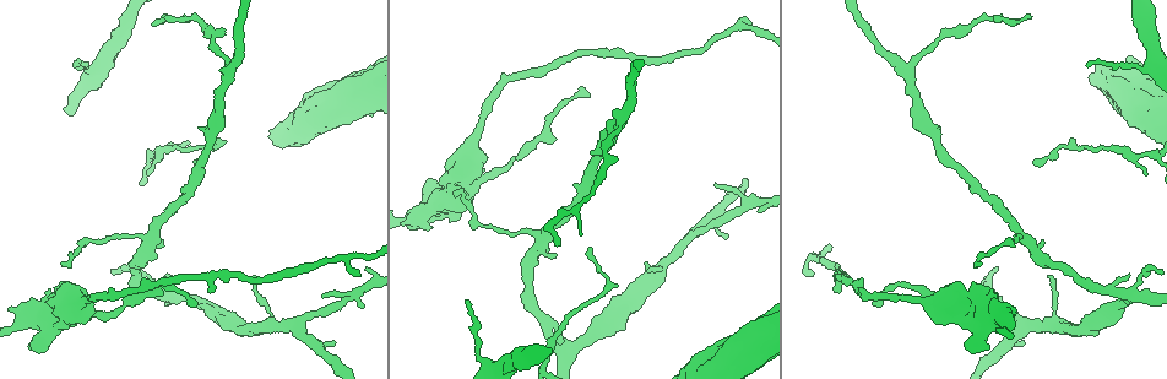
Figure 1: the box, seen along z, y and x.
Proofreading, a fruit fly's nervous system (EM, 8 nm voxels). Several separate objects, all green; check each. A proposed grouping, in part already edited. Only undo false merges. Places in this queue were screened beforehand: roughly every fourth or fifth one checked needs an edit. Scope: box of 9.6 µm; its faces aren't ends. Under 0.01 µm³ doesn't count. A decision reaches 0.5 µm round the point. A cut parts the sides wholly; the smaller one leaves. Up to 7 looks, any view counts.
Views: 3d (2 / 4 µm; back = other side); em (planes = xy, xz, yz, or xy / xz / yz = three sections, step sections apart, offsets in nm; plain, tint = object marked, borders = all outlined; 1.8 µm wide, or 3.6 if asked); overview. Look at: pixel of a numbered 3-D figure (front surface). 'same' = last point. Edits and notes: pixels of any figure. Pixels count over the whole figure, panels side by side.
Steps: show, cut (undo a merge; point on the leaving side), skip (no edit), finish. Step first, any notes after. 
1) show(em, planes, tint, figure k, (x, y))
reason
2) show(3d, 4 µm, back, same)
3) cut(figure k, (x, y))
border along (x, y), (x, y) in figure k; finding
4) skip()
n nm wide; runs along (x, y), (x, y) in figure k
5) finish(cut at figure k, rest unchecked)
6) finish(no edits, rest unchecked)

show(3d, 2 µm, figure 1, (1025, 235))
thick turns thin

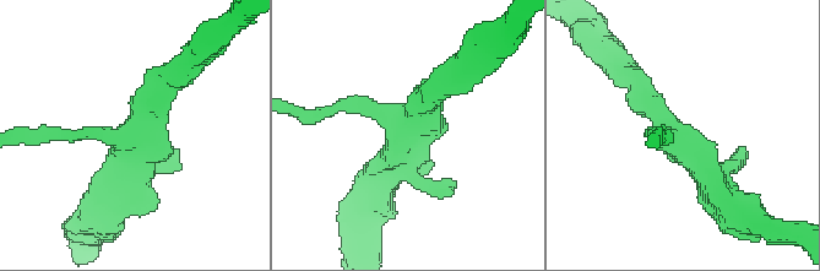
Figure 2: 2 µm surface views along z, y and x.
show(em, yz, step 4, tint, figure 2, (133, 137))
3 arms; shape alone is not enough

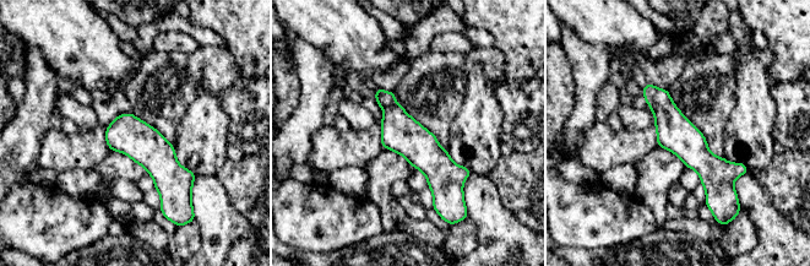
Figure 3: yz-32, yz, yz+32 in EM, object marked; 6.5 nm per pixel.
show(em, planes, tint, same)

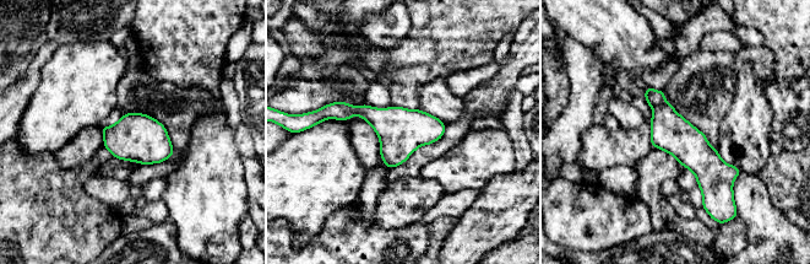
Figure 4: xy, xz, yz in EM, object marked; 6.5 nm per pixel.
skip()
runs along (647, 91), (713, 174), (716, 198) in figure 4; continuous, no second neuron

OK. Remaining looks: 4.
show(3d, 2 µm, figure 1, (153, 157))
a narrow waist

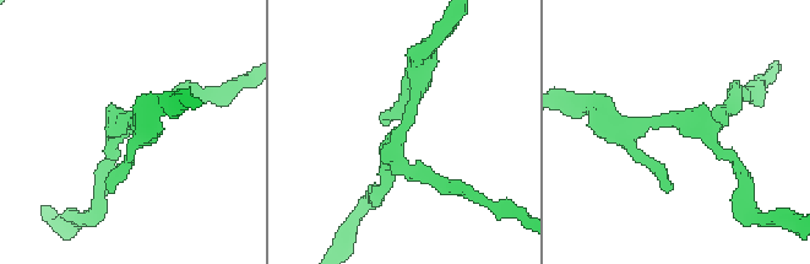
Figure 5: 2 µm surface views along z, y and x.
show(em, planes, tint, figure 5, (676, 122))

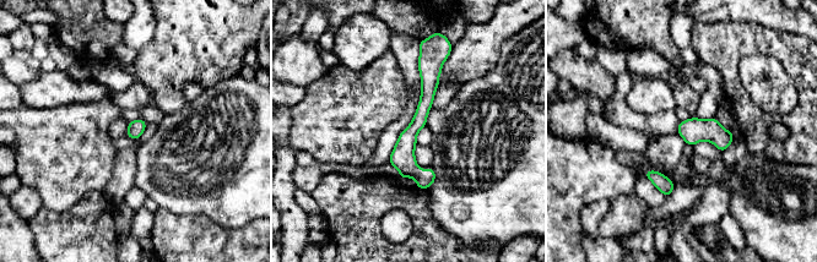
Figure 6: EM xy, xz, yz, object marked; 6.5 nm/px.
skip()
runs along (422, 59), (427, 99), (407, 164), (425, 185) in figure 6; continuous, no second neuron

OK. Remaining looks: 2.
show(3d, 4 µm, figure 1, (1142, 85))
thick turns thin

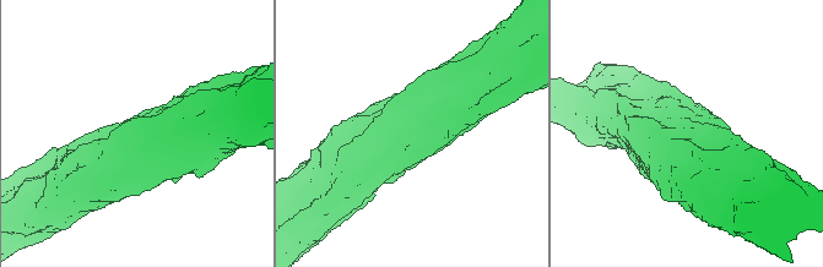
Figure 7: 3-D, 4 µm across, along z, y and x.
show(em, planes, tint, figure 7, (420, 132))

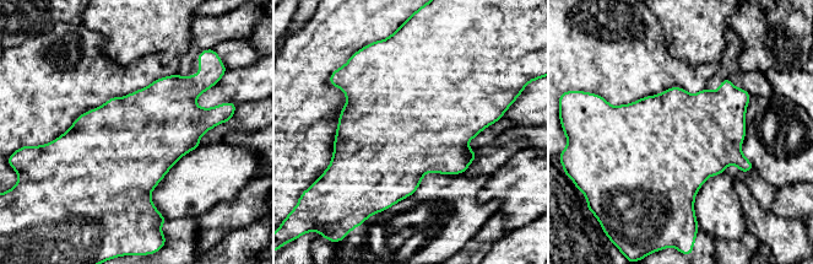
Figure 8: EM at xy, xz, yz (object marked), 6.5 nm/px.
skip()
continuous, no second neuron

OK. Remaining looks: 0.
finish(no edits, rest unchecked)

